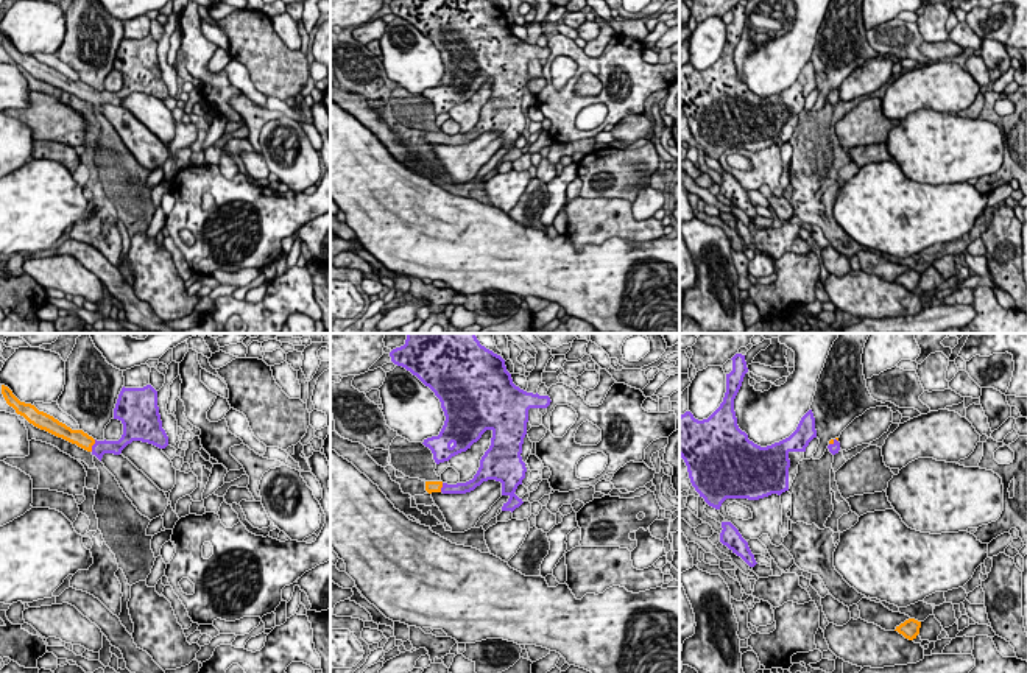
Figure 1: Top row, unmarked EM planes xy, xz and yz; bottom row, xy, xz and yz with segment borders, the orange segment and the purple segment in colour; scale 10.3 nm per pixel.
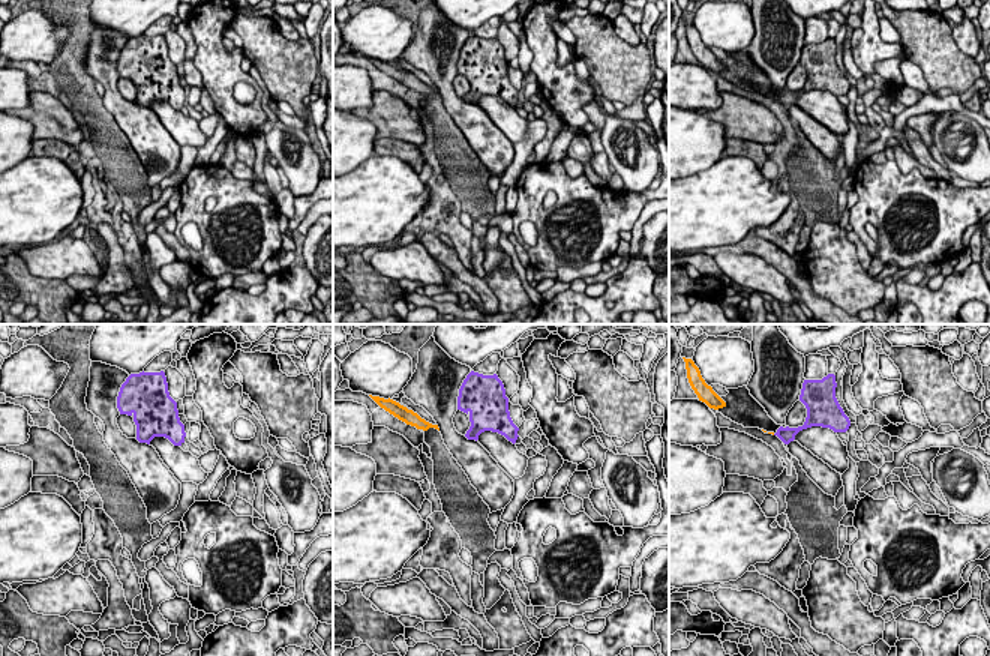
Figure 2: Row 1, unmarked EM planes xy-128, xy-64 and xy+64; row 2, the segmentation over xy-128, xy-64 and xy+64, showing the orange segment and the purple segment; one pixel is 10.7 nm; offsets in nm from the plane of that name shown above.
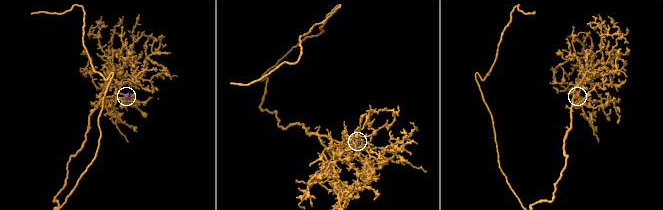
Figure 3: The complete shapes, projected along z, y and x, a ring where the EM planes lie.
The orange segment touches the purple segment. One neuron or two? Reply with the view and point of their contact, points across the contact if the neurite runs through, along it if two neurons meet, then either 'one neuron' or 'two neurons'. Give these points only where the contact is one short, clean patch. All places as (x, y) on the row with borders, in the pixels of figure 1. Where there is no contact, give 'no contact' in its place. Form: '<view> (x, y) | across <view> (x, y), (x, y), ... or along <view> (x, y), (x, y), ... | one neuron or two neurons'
xy (92, 444) | across xy (75, 436), (92, 444), (100, 447) | one neuron

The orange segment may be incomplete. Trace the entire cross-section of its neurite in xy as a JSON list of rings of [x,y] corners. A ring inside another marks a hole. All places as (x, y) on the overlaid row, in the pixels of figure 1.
[[[2,385],[2,394],[6,403],[30,424],[76,444],[95,455],[100,461],[104,453],[120,455],[132,441],[148,442],[159,449],[168,446],[168,436],[162,428],[159,414],[157,391],[151,385],[143,388],[122,388],[114,408],[114,419],[123,424],[123,435],[118,441],[97,441],[83,430],[72,430],[53,416],[39,411],[34,405],[20,402],[5,385]]]

